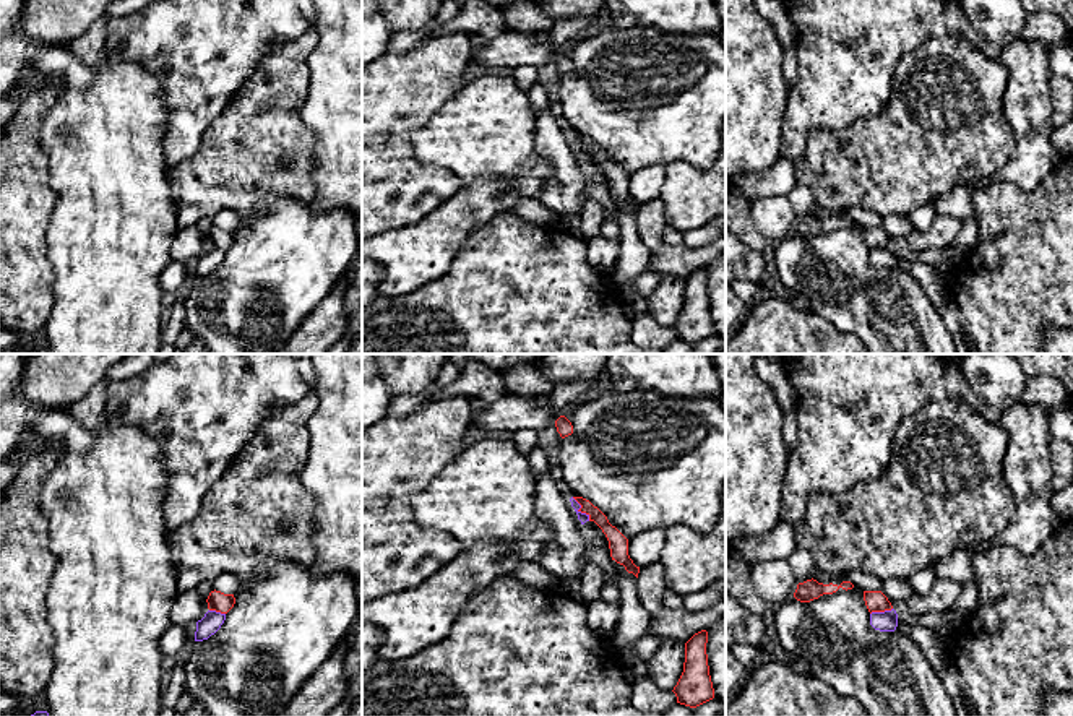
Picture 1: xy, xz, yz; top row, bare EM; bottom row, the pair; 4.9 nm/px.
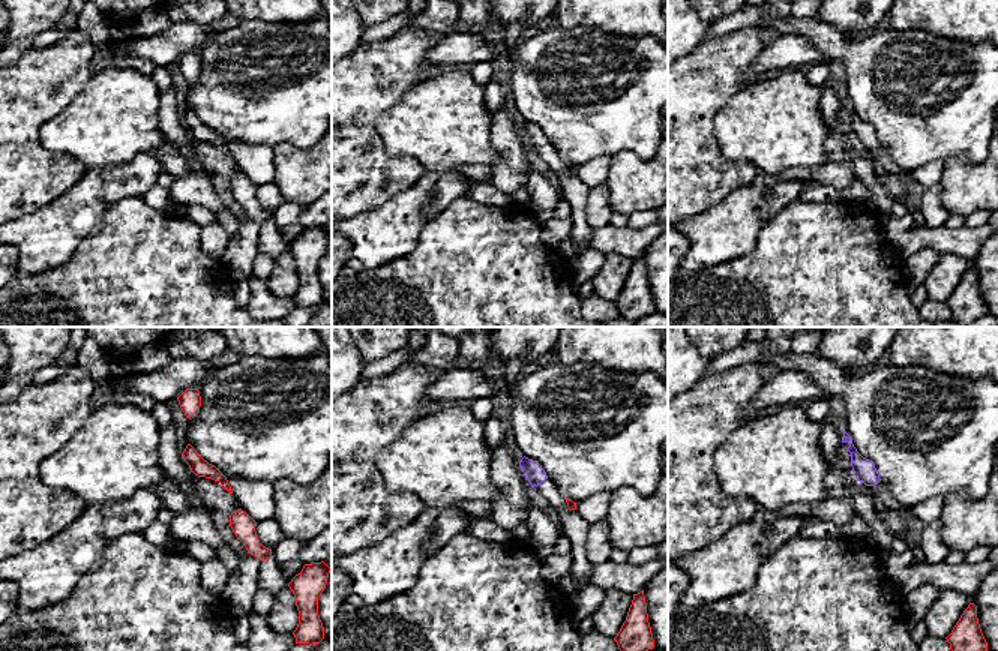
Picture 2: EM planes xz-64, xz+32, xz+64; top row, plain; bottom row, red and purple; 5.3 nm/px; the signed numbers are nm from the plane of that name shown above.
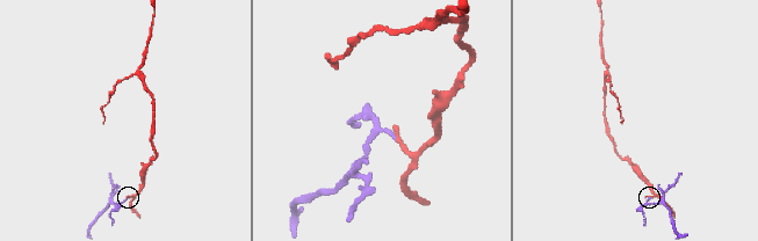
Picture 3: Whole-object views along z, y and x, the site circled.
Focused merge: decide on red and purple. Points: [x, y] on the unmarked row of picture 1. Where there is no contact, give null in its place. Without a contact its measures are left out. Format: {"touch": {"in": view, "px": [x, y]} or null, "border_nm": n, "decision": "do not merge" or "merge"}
{"touch": {"in": "xz", "px": [580, 146]}, "border_nm": 150, "decision": "do not merge"}

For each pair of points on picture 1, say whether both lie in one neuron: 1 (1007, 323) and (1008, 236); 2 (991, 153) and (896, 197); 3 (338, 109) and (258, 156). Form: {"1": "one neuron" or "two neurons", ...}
{"1": "one neuron", "2": "one neuron", "3": "two neurons"}

